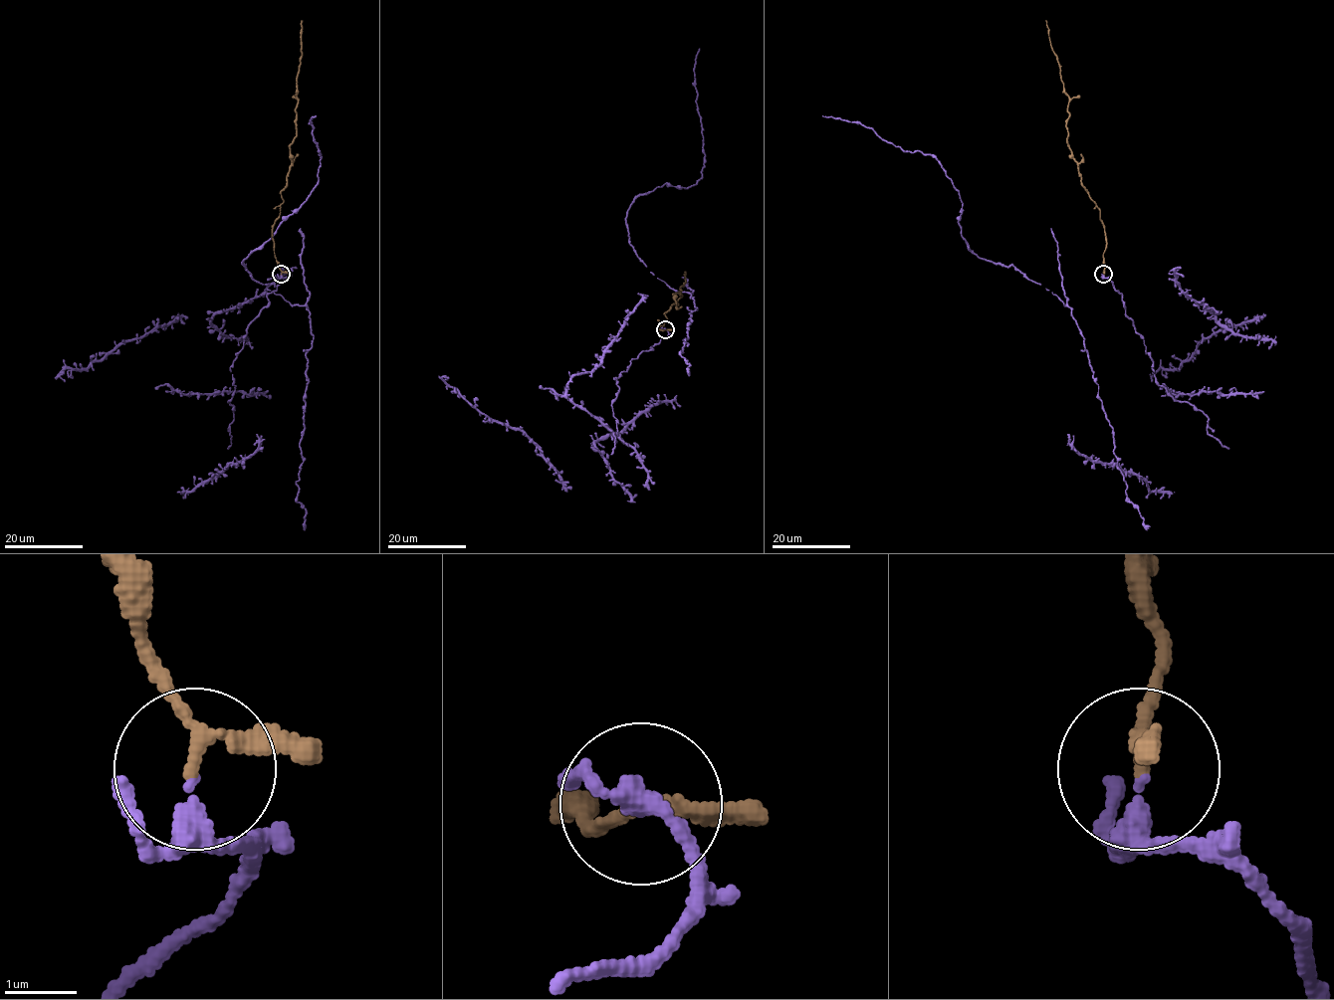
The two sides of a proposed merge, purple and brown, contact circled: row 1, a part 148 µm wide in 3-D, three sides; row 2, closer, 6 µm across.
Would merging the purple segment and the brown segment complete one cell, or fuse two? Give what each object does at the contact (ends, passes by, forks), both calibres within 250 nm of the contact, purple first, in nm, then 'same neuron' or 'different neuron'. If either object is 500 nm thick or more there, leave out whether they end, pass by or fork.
purple passes by; brown passes by; calibres 200 and 160 nm; same neuron

